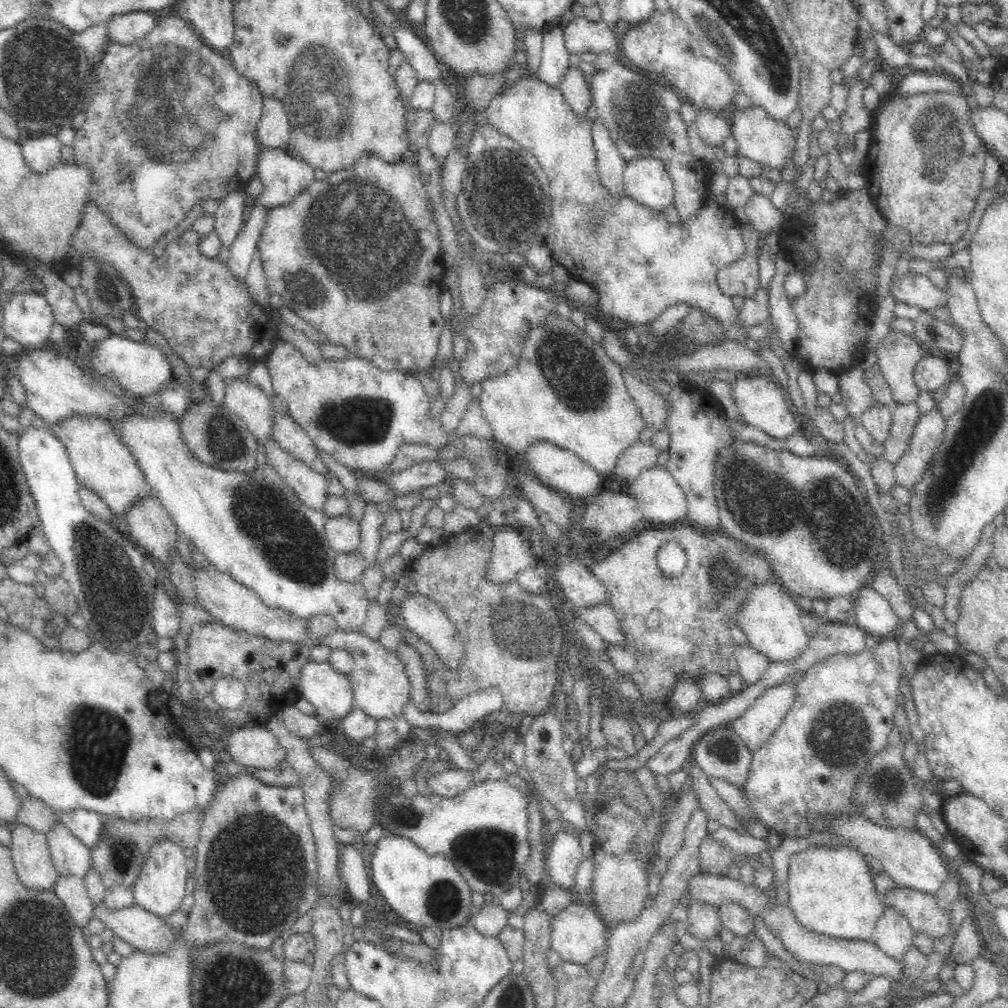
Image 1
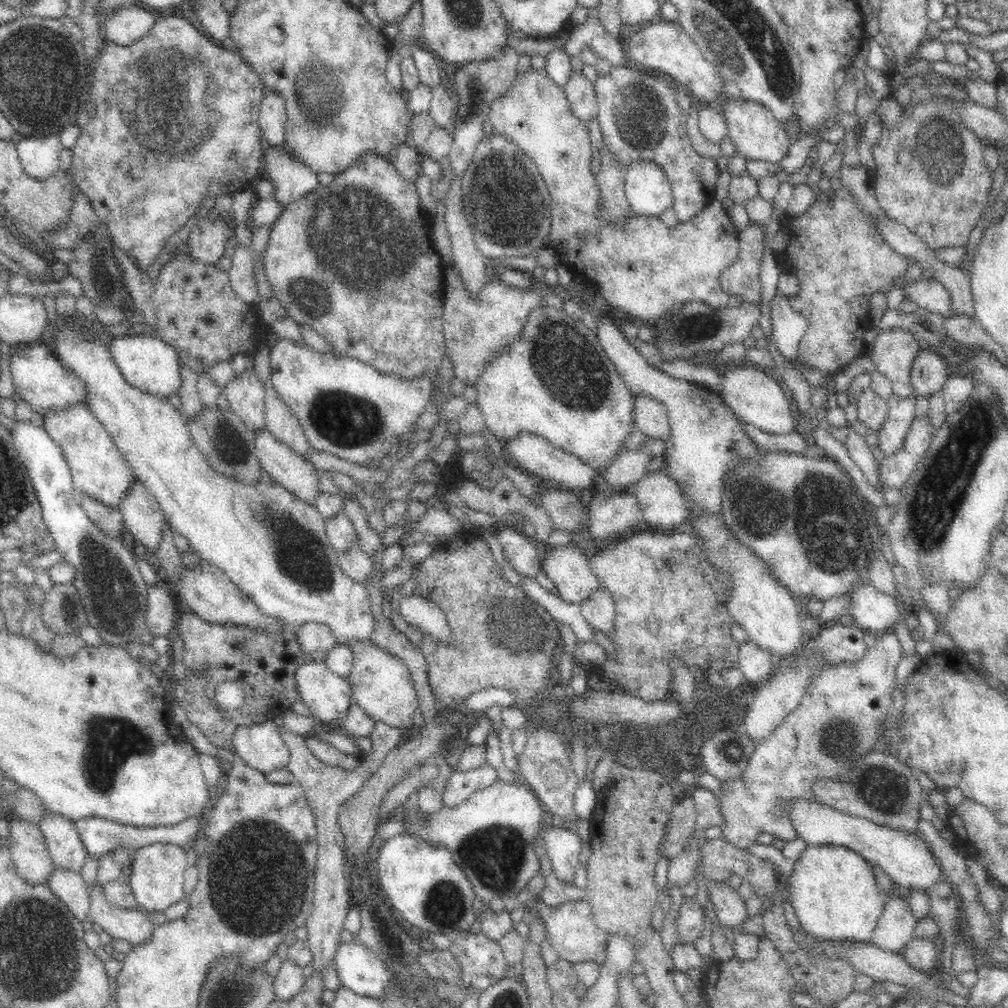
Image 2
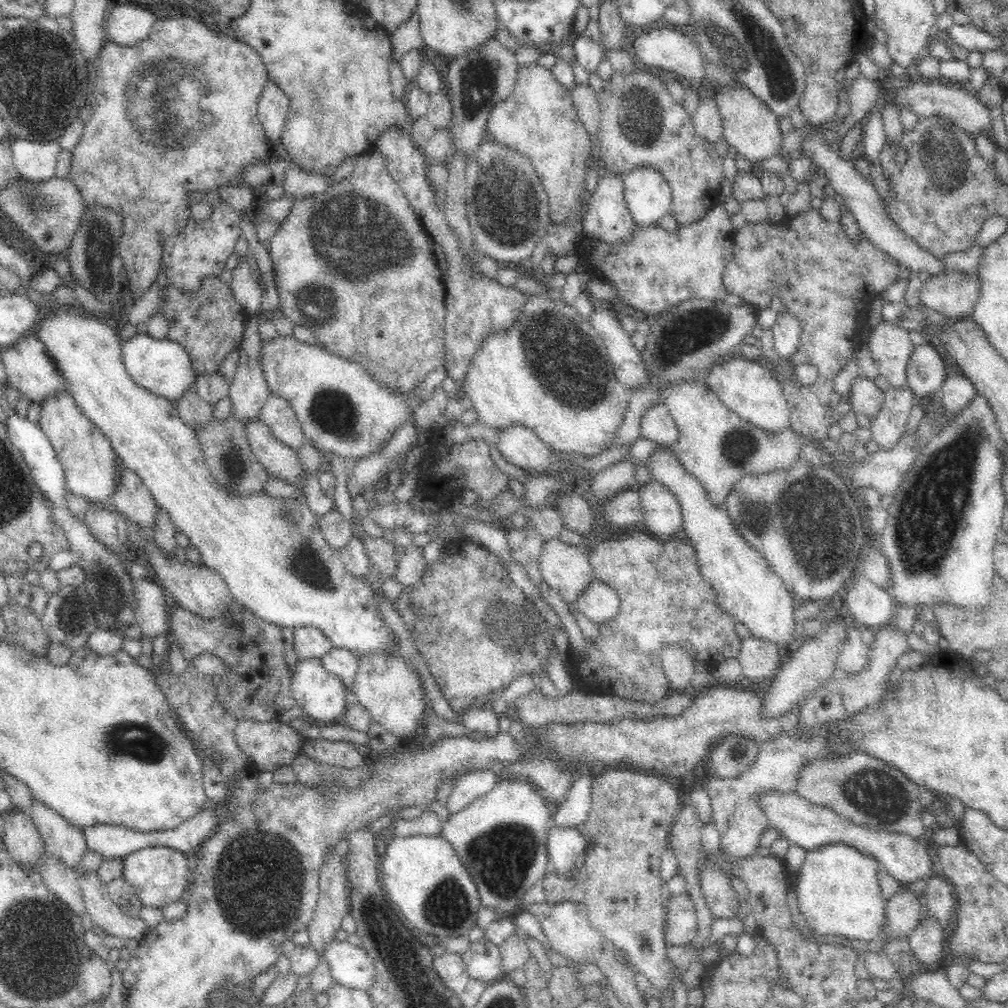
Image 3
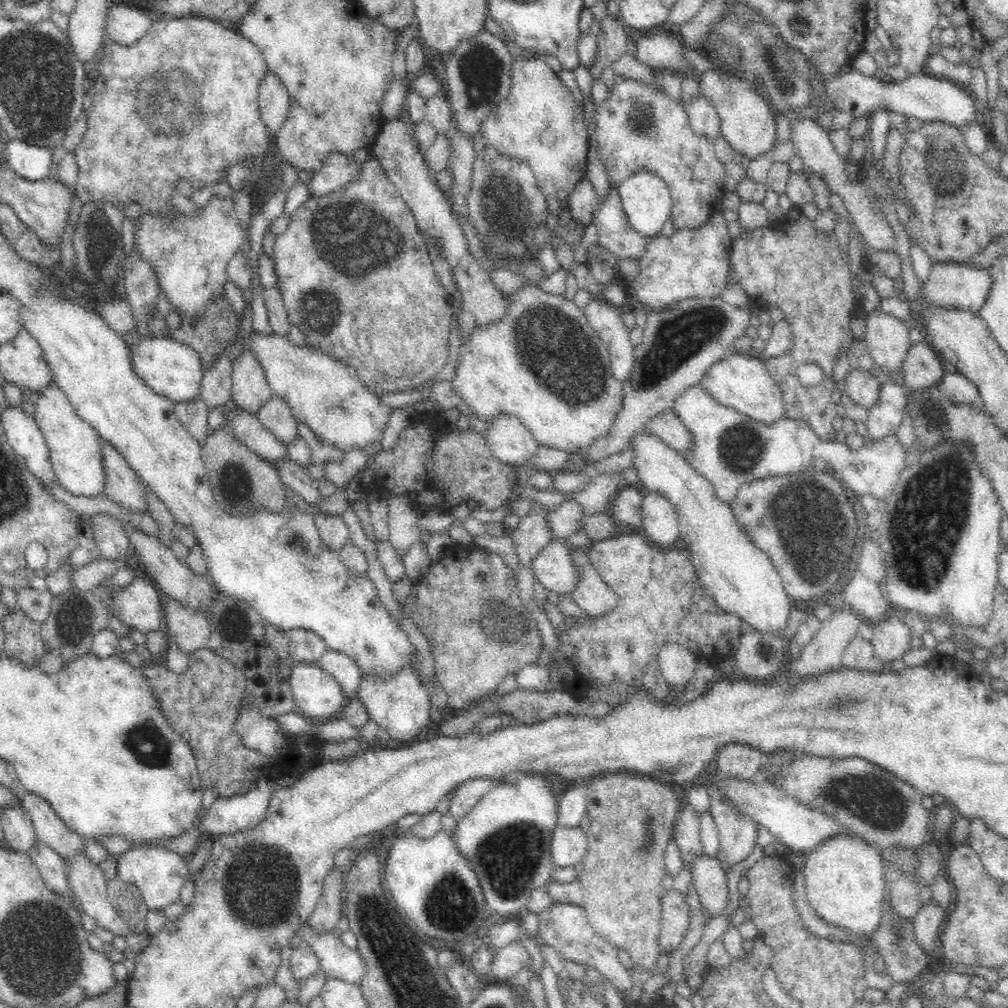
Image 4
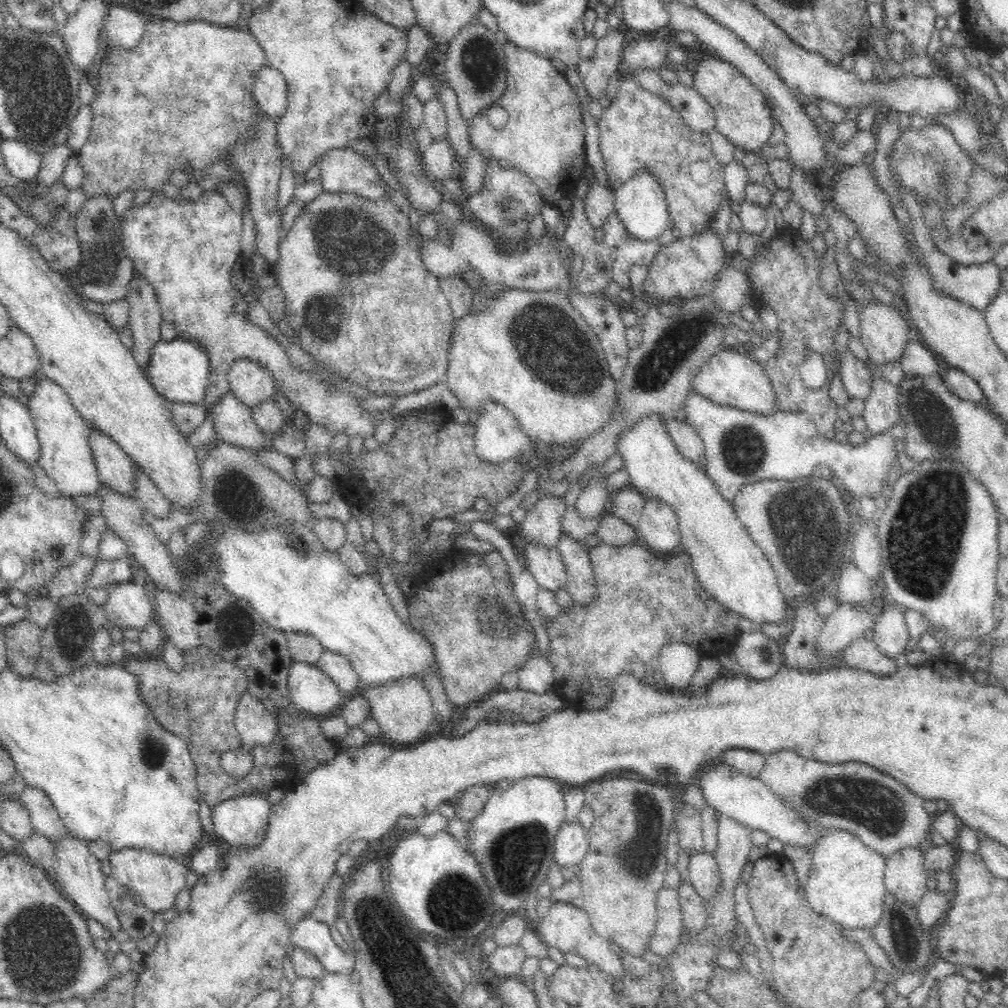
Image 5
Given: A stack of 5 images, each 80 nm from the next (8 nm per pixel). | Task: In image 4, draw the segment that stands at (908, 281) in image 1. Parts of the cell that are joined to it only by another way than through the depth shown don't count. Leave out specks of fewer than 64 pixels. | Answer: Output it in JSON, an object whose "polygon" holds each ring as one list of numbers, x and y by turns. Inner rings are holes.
{"polygon":[[940,260,932,262,929,274,923,286,924,295,930,303,942,305,944,308,964,308,979,313,994,288,994,277,992,277,989,266,982,268,956,263,952,260]]}

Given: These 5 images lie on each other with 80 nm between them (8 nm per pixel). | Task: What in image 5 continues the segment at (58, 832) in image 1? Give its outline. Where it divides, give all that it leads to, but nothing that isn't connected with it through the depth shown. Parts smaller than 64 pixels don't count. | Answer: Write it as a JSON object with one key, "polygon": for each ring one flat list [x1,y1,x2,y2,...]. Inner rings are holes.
{"polygon":[[28,785,17,796,26,806,33,830,36,833,48,837,53,844,67,836,69,831,66,829,64,821,44,791]]}

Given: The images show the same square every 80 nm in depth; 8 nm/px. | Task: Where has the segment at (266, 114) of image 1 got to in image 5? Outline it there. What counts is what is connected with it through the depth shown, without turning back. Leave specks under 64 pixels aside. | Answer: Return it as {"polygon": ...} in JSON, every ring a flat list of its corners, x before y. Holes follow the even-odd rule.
{"polygon":[[264,64,252,77,254,99,265,114,276,121,286,110,287,87,282,73]]}

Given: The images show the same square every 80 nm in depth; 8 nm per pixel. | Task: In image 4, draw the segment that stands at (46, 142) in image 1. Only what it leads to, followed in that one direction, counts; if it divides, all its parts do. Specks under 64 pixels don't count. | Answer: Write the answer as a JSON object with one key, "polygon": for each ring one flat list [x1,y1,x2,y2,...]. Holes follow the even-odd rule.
{"polygon":[[6,139,2,156,21,179,38,181,48,176,52,151,18,139]]}

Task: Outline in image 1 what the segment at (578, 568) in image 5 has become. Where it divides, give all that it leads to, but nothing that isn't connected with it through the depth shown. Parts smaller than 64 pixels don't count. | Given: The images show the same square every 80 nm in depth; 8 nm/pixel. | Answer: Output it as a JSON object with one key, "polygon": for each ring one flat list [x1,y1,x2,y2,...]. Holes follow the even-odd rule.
{"polygon":[[598,602,594,606,579,608,578,613,581,617,607,642,624,647,618,617,611,603]]}

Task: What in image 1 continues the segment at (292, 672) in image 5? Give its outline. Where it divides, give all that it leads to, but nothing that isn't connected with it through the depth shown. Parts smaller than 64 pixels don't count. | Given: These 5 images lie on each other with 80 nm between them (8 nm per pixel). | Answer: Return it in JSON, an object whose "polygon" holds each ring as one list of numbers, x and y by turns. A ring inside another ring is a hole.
{"polygon":[[311,660,300,672,299,696,314,707,315,715,325,723,338,724,350,712,353,706,353,690,348,676,334,671,330,663]]}

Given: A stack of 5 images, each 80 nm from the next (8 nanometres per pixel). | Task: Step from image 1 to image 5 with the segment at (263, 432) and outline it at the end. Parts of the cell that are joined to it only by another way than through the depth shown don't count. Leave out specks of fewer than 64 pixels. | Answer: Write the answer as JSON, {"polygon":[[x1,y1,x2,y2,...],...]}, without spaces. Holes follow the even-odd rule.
{"polygon":[[248,359,235,361,226,372,226,380,229,390,242,404,249,407,272,399,275,390,273,374,268,368]]}

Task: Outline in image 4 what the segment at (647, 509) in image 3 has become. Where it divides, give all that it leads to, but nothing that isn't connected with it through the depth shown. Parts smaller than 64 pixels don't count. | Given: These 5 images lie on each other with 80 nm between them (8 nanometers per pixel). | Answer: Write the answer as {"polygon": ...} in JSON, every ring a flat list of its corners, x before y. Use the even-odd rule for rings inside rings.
{"polygon":[[656,492,643,495,641,504,642,532,654,546,670,549,680,545,678,515,673,504]]}

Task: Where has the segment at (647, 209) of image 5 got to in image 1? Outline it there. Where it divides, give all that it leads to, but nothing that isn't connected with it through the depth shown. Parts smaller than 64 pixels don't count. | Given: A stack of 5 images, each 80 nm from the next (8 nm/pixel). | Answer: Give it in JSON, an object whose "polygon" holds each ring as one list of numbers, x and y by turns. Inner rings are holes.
{"polygon":[[640,157,627,163,623,185,628,198,644,208,662,212,673,204,672,181,656,157]]}

